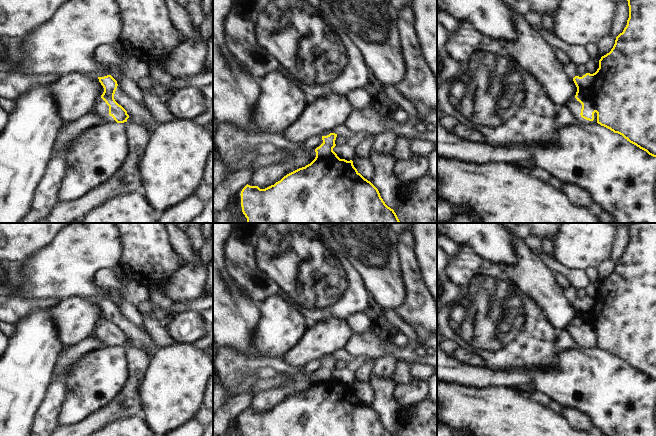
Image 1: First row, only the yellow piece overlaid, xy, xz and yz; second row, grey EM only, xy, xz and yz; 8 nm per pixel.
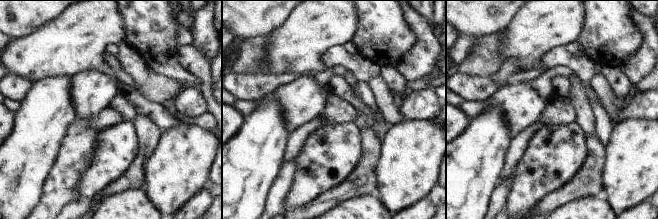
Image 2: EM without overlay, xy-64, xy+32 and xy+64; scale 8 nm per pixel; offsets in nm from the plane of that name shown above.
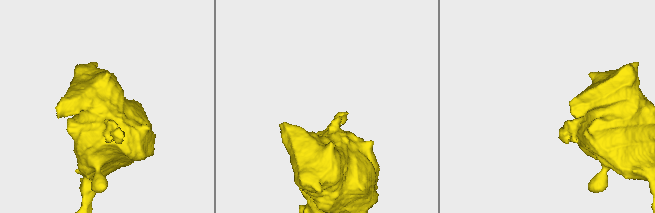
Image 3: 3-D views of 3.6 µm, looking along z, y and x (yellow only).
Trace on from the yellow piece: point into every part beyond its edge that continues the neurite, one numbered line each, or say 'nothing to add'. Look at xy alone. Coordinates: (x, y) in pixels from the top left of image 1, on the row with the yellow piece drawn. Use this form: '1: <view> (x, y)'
nothing to add

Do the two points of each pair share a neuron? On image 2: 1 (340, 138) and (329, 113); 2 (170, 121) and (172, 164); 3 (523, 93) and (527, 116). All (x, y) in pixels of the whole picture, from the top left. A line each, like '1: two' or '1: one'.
1: two
2: two
3: one

